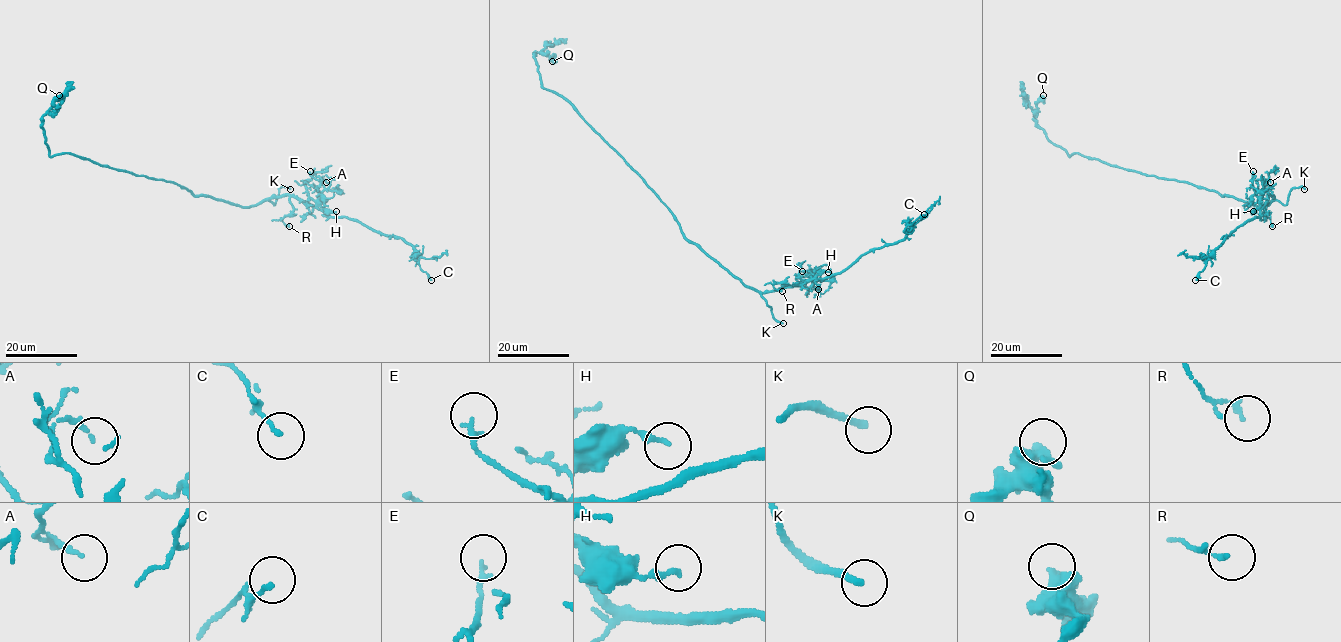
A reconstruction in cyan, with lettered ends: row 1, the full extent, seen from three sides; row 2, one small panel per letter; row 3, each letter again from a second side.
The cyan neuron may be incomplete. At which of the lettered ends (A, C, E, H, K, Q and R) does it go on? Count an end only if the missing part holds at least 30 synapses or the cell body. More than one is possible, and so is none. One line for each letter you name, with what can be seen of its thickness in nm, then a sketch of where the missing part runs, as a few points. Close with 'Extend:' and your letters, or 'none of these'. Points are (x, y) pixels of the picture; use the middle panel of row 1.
K: 220 nm | (783, 323), (797, 325), (830, 316), (852, 317), (854, 314)
Extend: K

